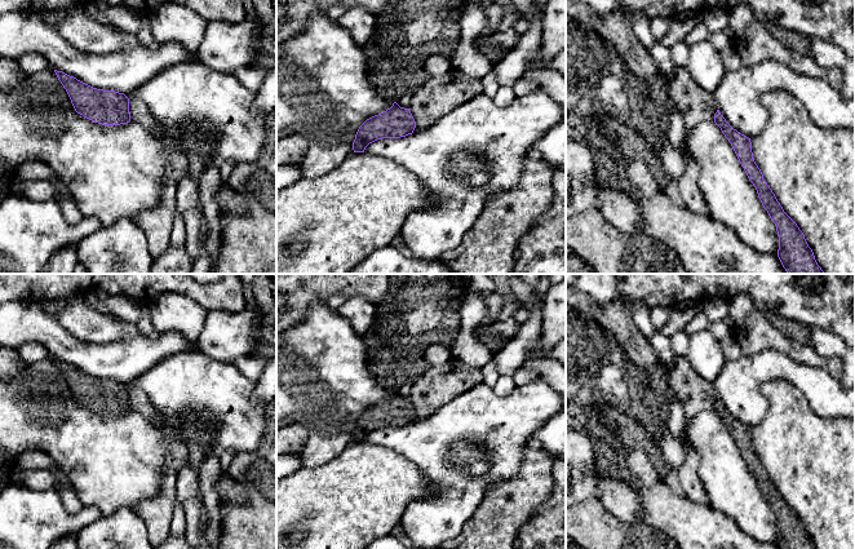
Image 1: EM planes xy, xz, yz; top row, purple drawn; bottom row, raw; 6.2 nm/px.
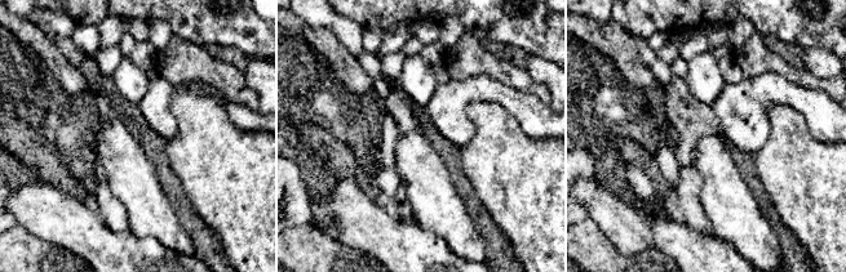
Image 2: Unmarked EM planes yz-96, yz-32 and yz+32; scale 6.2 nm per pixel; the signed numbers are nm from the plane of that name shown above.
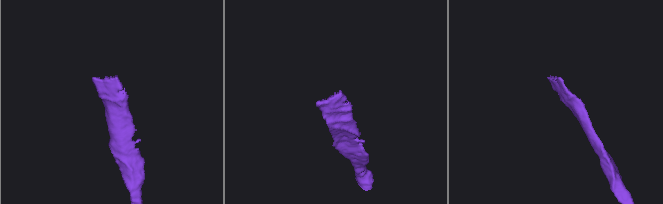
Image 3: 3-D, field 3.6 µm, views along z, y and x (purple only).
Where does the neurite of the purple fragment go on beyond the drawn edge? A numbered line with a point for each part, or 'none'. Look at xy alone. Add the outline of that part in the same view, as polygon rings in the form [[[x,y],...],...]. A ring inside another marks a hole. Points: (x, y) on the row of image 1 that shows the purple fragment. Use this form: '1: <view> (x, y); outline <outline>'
none

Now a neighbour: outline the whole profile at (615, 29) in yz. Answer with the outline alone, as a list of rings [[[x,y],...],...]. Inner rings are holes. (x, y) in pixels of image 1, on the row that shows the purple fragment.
[[[566,0],[566,16],[593,28],[610,43],[626,67],[638,78],[650,80],[660,74],[656,61],[638,40],[633,27],[619,12],[598,14],[589,4],[580,0]]]

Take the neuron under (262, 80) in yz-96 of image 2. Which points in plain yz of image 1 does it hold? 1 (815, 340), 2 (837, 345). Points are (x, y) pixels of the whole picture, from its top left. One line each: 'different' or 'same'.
1: same
2: same

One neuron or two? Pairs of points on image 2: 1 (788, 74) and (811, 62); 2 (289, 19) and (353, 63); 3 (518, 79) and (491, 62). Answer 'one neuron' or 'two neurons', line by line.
1: two neurons
2: one neuron
3: one neuron

